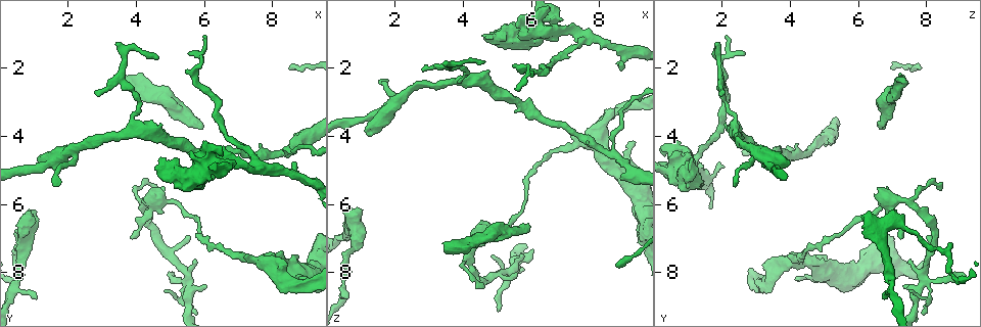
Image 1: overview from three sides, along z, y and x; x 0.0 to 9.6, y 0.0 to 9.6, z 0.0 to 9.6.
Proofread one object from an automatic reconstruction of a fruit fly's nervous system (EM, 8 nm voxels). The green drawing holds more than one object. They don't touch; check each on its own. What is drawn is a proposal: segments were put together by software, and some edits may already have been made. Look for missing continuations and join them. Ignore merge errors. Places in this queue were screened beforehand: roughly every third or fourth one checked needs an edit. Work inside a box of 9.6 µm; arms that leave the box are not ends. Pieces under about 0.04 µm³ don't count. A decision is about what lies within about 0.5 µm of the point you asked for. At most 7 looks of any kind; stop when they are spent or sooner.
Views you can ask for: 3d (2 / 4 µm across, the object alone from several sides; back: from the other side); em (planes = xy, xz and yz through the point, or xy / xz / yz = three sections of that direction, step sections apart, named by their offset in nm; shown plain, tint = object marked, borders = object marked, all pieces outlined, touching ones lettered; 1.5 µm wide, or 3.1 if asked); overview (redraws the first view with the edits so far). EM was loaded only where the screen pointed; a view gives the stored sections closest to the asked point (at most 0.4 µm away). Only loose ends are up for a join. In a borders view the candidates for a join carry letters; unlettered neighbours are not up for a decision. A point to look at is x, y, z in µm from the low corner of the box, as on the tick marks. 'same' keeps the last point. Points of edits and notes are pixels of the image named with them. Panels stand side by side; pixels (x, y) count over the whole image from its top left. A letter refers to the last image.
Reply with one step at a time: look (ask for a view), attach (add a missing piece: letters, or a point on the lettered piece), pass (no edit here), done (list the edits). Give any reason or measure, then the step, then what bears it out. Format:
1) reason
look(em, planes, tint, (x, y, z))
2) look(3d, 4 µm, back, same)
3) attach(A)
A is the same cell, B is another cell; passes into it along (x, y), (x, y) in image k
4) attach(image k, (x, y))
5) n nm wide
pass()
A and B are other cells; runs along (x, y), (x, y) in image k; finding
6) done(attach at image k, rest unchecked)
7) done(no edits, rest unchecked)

tapers out
look(3d, 2 µm, (5.60, 1.65, 2.70))

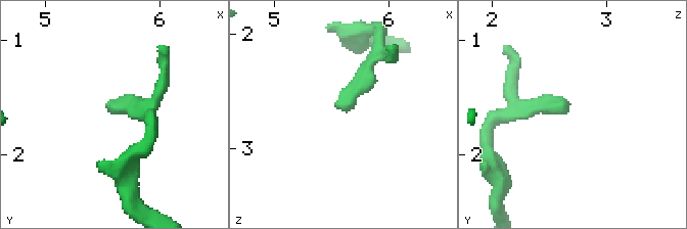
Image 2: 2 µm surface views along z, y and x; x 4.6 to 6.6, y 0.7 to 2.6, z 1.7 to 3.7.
now the EM
look(em, xy, step 4, tint, (5.60, 1.62, 2.66))

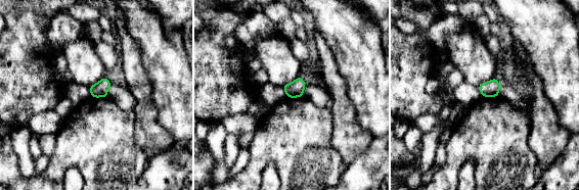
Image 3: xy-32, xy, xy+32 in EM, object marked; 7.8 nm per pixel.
look(em, planes, borders, same)

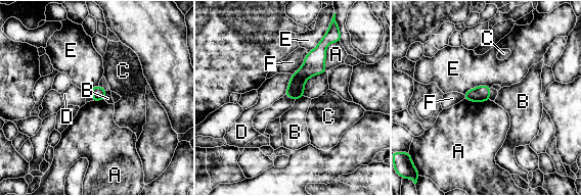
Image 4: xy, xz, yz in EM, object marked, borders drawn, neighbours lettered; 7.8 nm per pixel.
pass()
A, B, C, D, E and F are other cells; border along (337, 42), (326, 48), (326, 70) in image 4; no lettered piece goes on from it

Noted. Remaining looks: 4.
an open end
look(3d, 2 µm, (3.45, 2.35, 7.35))

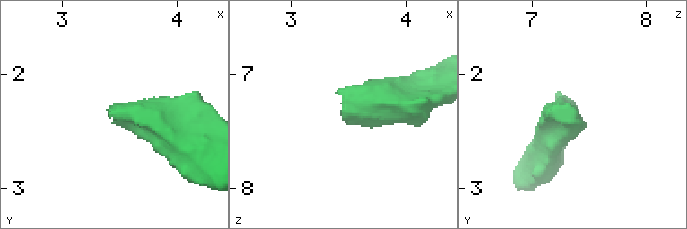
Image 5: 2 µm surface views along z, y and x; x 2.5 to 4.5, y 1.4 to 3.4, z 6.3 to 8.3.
now the EM
look(em, planes, tint, (3.44, 2.32, 7.38))

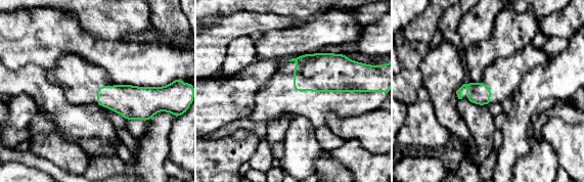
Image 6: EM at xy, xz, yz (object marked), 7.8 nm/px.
what lies round it
look(em, planes, borders, same)

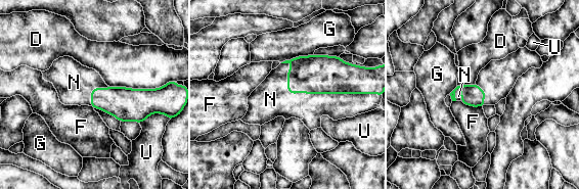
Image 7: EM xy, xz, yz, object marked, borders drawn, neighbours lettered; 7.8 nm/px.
attach(N)
N is the same cell, D, F, G and U are other cells; passes into it along (315, 74), (287, 84), (270, 99) in image 7; it goes on there

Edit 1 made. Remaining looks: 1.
done(attach at image 7, rest unchecked)

